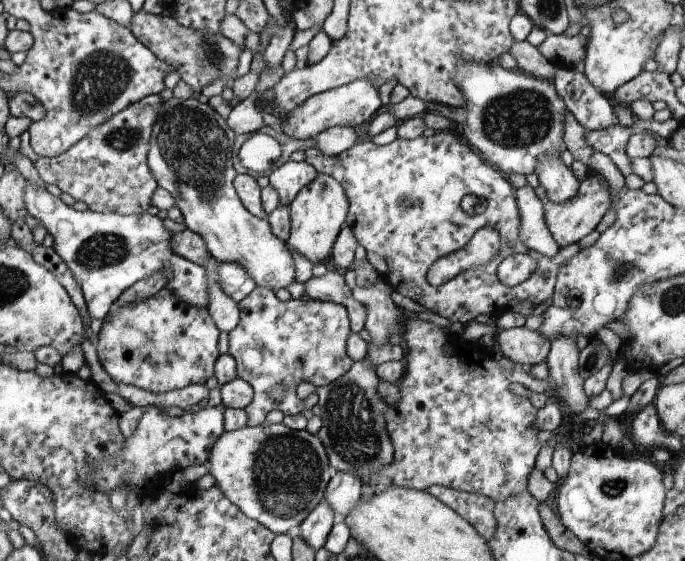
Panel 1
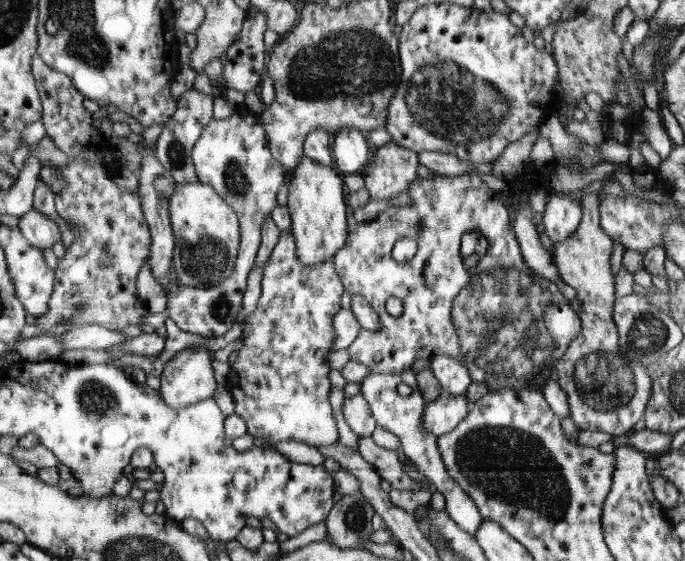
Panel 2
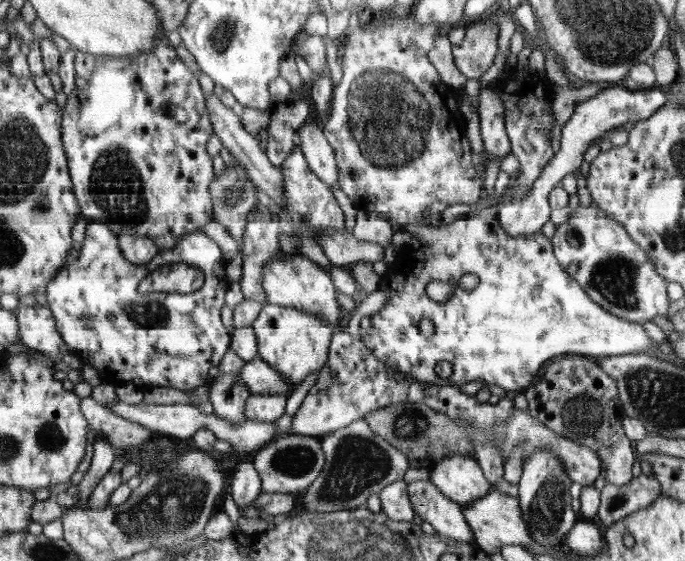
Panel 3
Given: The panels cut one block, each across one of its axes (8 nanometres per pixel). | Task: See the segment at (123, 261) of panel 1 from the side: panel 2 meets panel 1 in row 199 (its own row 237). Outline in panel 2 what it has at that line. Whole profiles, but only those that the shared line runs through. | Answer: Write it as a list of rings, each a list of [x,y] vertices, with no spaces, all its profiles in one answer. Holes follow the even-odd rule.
[[[30,210],[19,218],[19,229],[40,250],[52,249],[54,243],[62,239],[58,224],[36,210]]]

